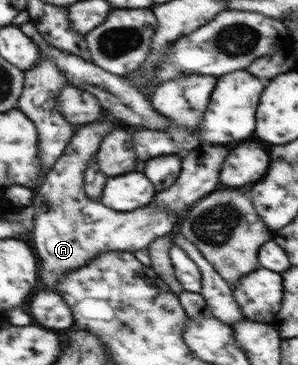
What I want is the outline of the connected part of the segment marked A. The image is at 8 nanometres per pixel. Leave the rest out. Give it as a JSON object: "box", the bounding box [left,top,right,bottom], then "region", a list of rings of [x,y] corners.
{"box":[29,110,181,292],"region":[[[106,110],[99,121],[79,126],[65,151],[35,189],[36,194],[31,199],[35,223],[29,241],[39,263],[38,288],[44,291],[57,292],[67,273],[87,266],[93,257],[101,253],[134,252],[149,247],[157,238],[174,234],[181,216],[173,211],[148,204],[127,213],[117,213],[100,201],[87,197],[84,188],[87,164],[96,157],[103,138],[117,126],[122,126],[120,120]]]}

